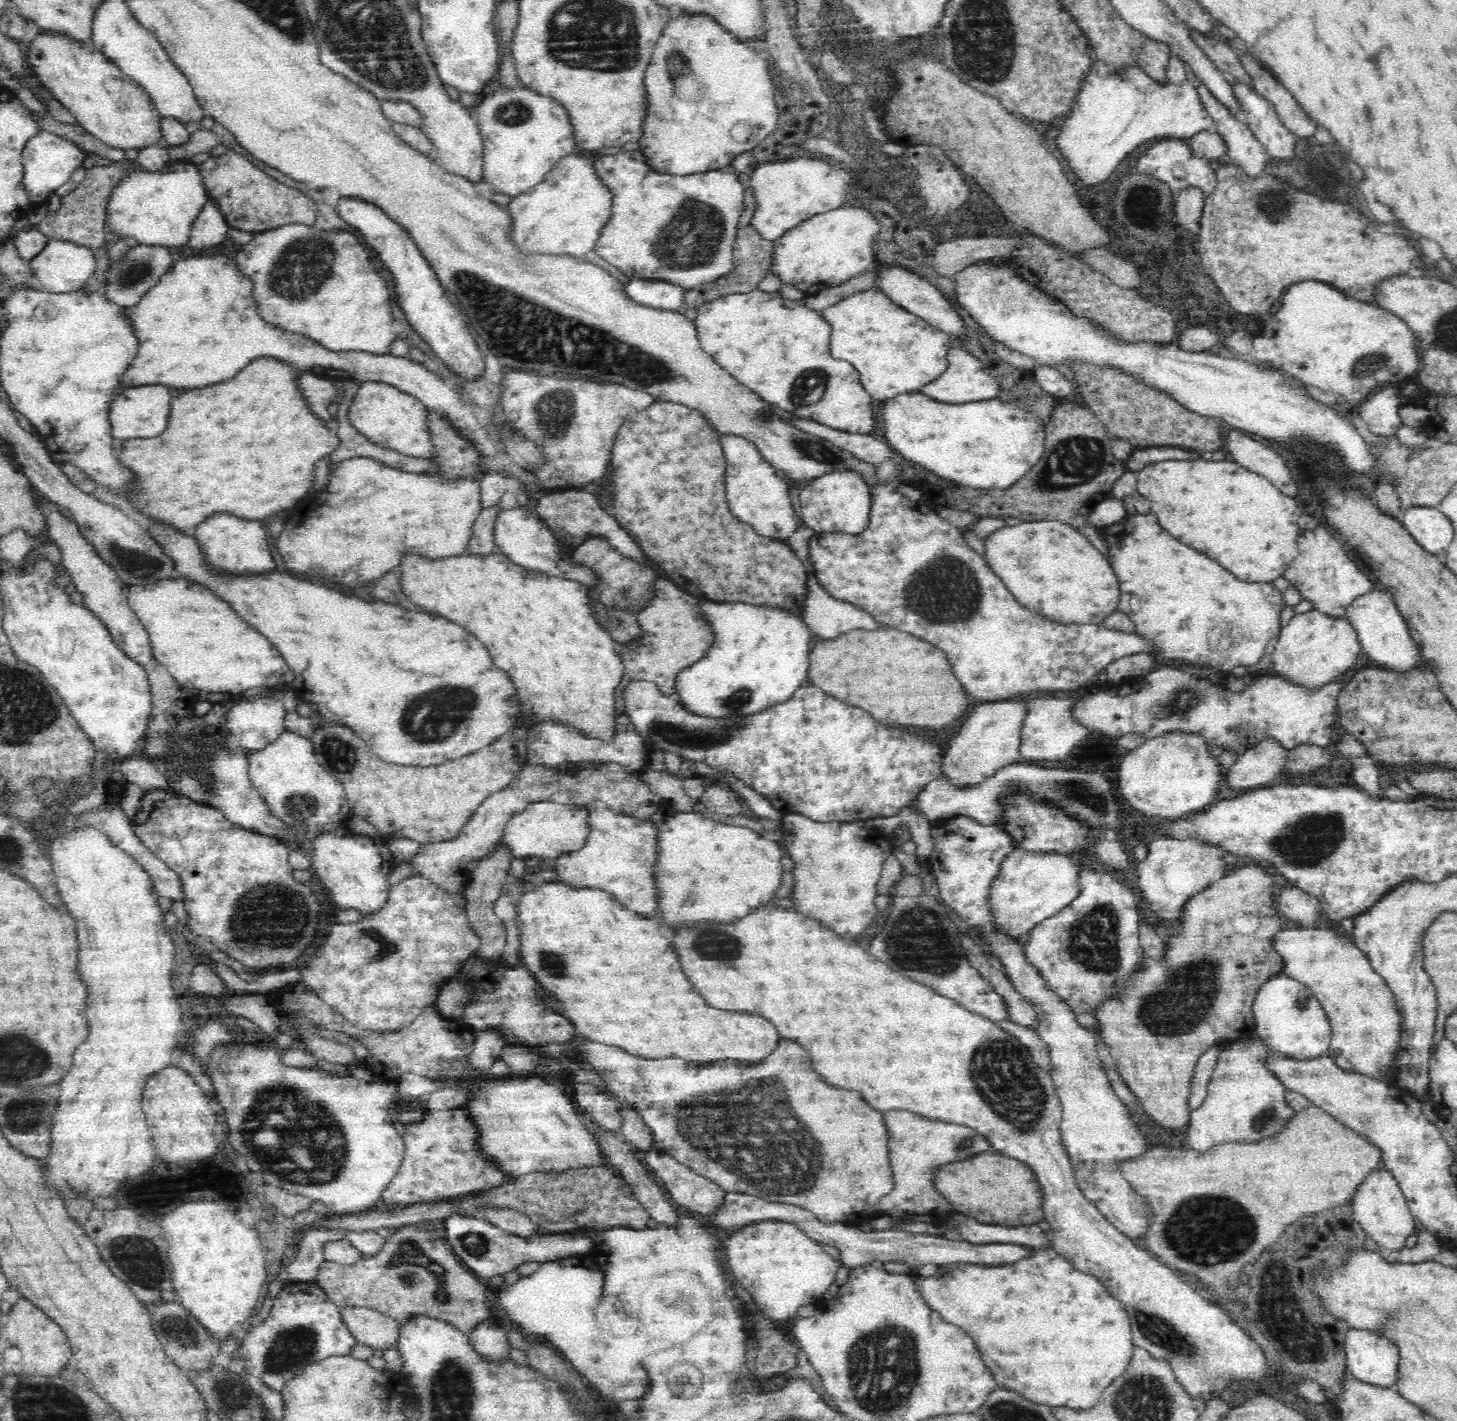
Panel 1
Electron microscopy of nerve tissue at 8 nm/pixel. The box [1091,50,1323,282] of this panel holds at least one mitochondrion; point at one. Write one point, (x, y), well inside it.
(1143, 205)

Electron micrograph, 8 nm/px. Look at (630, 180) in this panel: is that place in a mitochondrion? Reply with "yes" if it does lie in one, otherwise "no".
no

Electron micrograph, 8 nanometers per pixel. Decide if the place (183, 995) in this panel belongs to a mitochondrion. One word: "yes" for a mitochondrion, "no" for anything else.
no

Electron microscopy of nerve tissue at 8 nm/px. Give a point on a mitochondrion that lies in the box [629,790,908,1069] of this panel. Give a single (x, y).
(710, 943)

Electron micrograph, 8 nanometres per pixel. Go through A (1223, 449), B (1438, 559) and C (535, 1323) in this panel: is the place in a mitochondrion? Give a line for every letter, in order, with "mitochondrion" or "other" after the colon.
A: other
B: other
C: other

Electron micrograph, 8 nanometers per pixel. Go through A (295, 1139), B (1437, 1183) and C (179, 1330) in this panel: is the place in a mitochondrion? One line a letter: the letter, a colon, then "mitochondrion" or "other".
A: mitochondrion
B: other
C: mitochondrion

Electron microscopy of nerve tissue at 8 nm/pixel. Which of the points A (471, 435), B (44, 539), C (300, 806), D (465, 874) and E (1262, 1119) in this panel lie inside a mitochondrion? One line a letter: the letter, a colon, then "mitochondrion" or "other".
A: other
B: other
C: mitochondrion
D: other
E: mitochondrion

